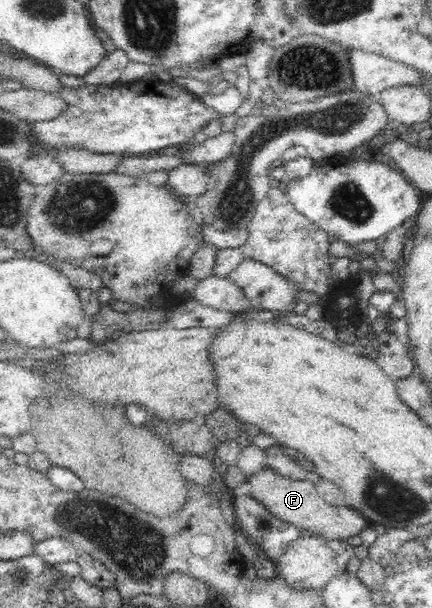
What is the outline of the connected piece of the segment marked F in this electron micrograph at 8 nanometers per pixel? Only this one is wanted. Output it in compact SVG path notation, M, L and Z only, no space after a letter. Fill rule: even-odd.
M264 468L261 472L245 479L251 484L250 497L260 502L273 516L289 522L301 530L309 530L311 536L327 536L329 540L347 541L351 536L359 535L367 528L367 518L349 506L333 506L327 504L318 495L316 483L307 480L293 480L284 477L272 468Z

